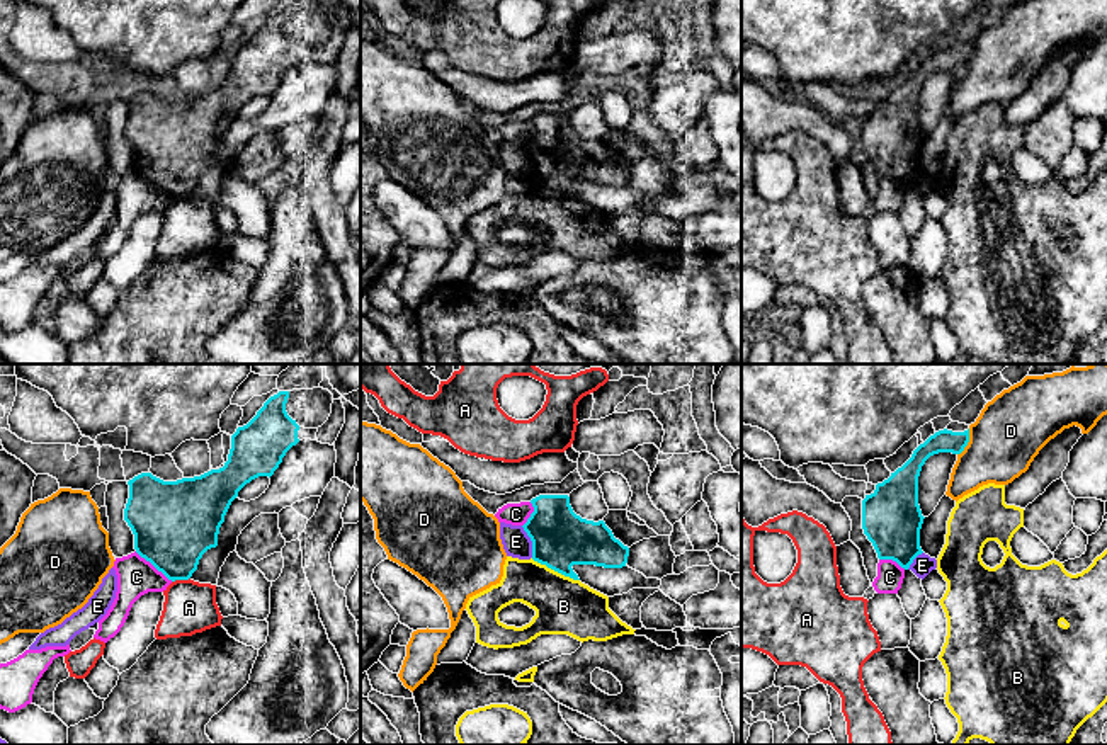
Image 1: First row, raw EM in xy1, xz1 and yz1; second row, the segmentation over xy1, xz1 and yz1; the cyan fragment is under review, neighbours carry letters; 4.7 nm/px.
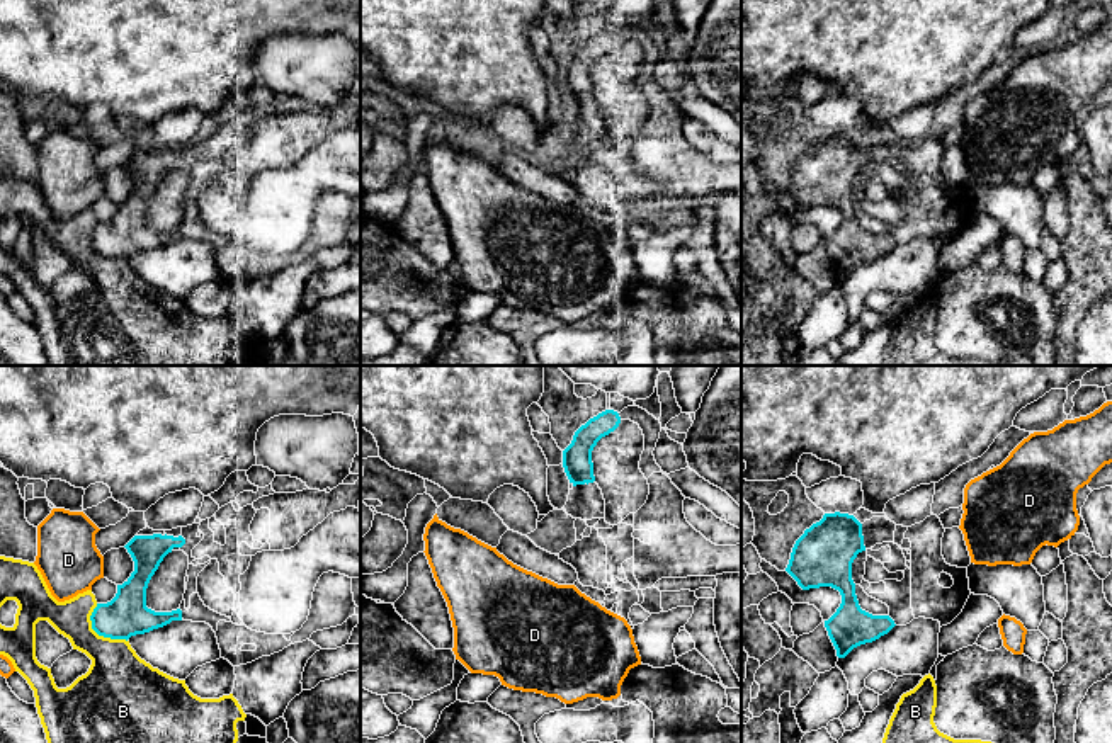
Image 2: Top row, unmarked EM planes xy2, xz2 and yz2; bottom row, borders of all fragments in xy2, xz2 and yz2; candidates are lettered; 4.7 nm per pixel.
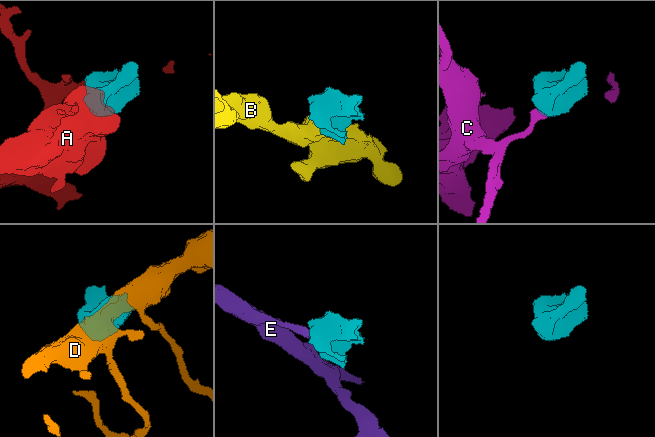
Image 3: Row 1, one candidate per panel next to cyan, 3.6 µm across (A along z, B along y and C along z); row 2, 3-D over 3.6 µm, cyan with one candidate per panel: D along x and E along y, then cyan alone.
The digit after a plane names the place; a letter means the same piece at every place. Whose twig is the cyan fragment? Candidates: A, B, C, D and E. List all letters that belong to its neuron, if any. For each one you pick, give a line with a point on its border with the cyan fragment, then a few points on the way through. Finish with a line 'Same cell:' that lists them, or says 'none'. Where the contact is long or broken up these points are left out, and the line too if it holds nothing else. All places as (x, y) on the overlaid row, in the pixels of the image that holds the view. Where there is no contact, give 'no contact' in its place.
Same cell: none

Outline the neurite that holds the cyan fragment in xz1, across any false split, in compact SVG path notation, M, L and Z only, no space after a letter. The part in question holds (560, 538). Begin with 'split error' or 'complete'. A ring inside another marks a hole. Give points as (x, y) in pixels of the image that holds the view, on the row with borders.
complete | M539 495L531 503L534 512L522 527L532 541L534 561L573 580L580 580L573 565L626 566L629 548L604 520L576 515L568 495Z

